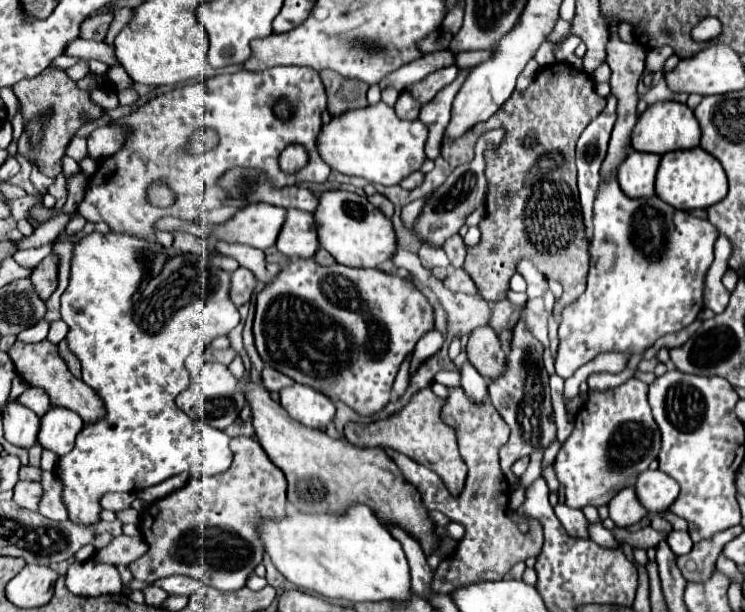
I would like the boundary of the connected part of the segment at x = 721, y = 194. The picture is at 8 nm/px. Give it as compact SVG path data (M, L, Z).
M700 147L688 151L670 151L662 155L658 173L656 173L656 195L672 205L674 209L708 209L710 205L722 201L728 193L728 179L722 165L710 153Z

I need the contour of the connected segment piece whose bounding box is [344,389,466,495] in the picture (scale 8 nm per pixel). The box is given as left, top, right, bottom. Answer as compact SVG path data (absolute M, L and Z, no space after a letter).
M422 389L412 395L408 405L404 405L398 413L390 415L388 419L380 419L374 423L348 423L344 427L344 437L356 445L356 447L390 447L398 453L408 455L416 463L432 469L442 477L446 487L450 489L452 495L458 495L464 481L466 481L466 463L462 461L456 445L456 435L454 431L442 423L440 419L440 409L444 405L444 399L436 397L430 389Z

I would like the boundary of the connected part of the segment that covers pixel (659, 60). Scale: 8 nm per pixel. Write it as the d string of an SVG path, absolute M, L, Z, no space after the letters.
M664 45L664 47L660 47L660 49L650 49L650 51L648 51L648 57L646 57L646 67L648 67L650 71L658 71L658 69L662 69L664 61L666 61L670 55L674 55L674 49L668 47L668 45Z

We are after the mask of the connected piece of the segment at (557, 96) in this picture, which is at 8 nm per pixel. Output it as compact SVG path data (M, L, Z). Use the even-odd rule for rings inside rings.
M554 63L542 69L534 83L526 91L514 91L512 97L484 123L474 125L458 139L444 137L442 141L442 157L452 165L468 163L474 147L474 139L480 133L496 127L504 127L506 135L496 149L488 151L486 157L486 179L488 179L488 199L486 199L486 215L480 221L480 243L466 249L464 271L476 283L480 295L486 301L498 301L506 297L508 281L516 273L516 263L526 257L530 259L540 273L546 277L554 277L562 283L564 293L560 297L560 311L562 307L570 305L578 299L586 289L586 275L588 275L588 241L584 237L584 223L582 211L578 205L578 189L576 189L576 165L574 165L574 147L576 141L586 129L586 125L602 113L606 107L606 99L596 95L594 81L586 75L576 71L572 65Z

